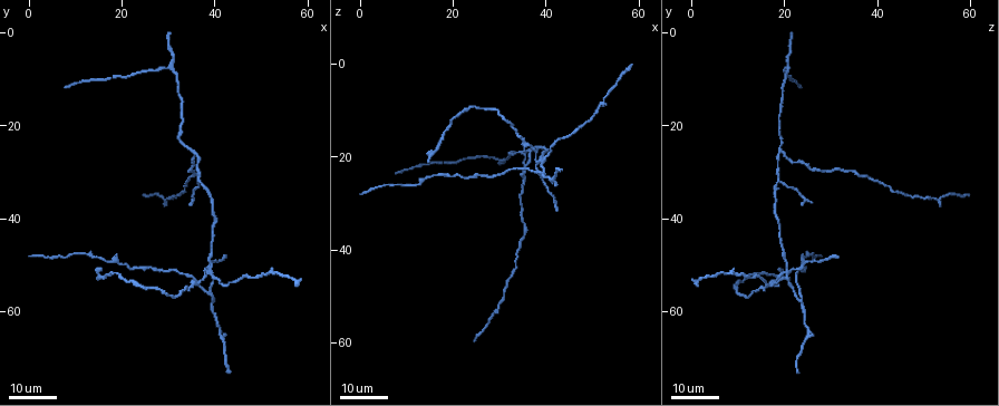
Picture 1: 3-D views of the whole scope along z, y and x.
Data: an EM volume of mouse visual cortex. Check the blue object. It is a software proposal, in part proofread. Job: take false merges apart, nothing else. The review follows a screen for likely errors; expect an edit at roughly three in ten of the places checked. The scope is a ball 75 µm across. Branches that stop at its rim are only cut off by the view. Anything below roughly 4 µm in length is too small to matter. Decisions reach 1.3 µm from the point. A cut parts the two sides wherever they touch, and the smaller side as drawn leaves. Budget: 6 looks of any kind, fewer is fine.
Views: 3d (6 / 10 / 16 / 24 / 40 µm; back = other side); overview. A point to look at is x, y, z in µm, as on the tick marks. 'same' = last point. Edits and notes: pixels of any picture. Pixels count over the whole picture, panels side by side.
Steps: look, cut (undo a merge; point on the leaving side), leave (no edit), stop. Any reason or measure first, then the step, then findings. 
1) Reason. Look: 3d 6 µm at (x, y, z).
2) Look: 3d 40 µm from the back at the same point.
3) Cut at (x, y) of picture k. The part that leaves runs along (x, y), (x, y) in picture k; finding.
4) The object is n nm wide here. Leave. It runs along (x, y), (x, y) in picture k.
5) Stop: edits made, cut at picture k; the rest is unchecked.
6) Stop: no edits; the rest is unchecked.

Three arms meet. Look: 3d 16 µm at (30.0, 7.0, 20.5).

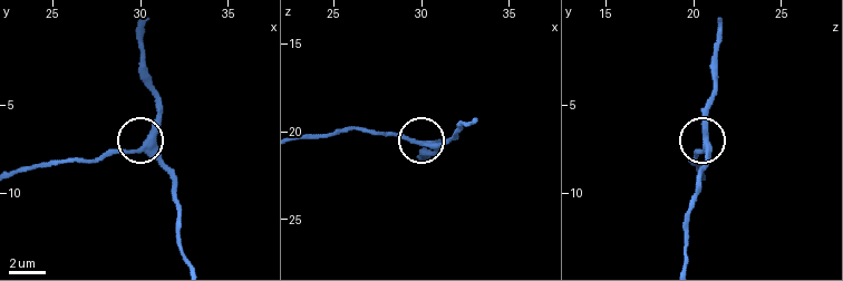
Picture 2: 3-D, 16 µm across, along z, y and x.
Look: 3d 10 µm at (30.1, 7.6, 20.8).

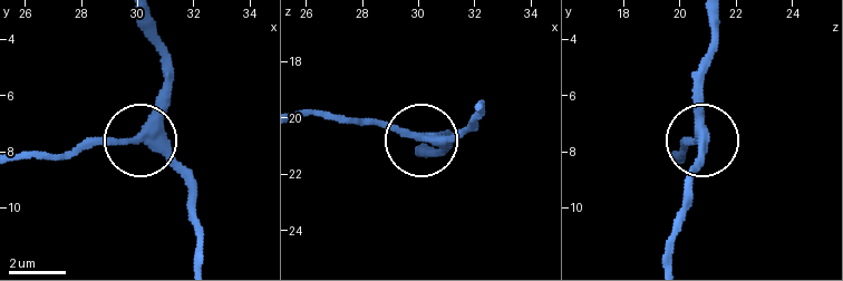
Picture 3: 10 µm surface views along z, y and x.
3 arms meet here. Leave. It runs along (201, 258), (191, 185), (143, 135), (170, 80) in picture 3; continuous, no second neuron.

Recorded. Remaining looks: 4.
Arms part here. Look: 3d 24 µm at (35.5, 25.0, 19.0).

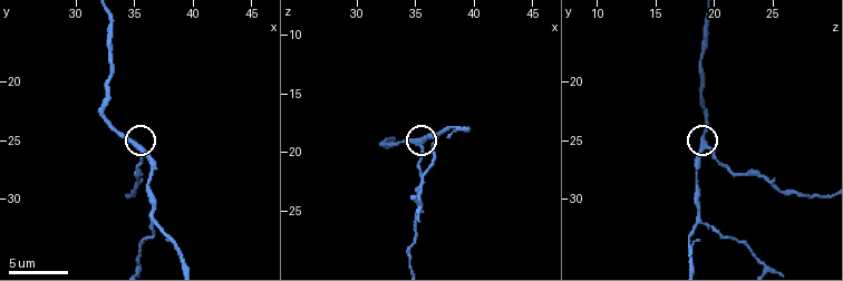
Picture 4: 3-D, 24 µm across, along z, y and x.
Look: 3d 6 µm at (35.4, 25.8, 19.4).

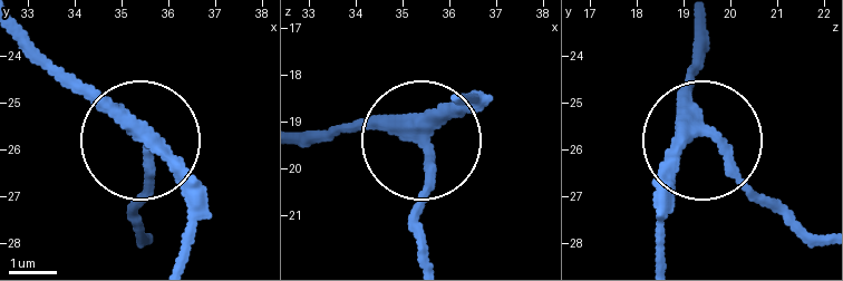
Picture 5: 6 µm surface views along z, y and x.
The object is 280 nm wide here. Leave. It runs along (662, 262), (662, 178), (698, 127), (687, 95), (698, 27) in picture 5; all the same neuron.

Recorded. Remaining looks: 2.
Three arms meet. Look: 3d 24 µm at (39.0, 52.0, 20.5).

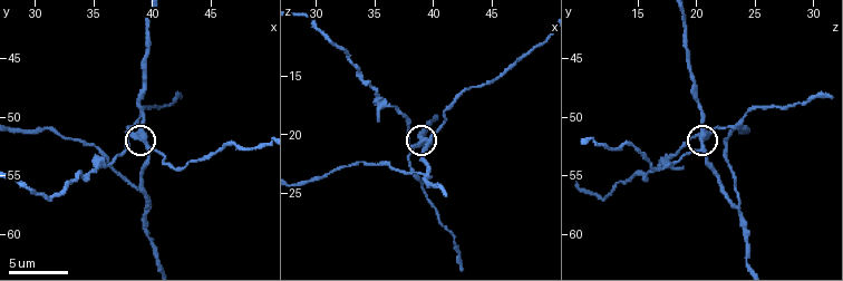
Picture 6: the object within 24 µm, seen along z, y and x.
Look: 3d 6 µm at (39.0, 51.6, 20.8).

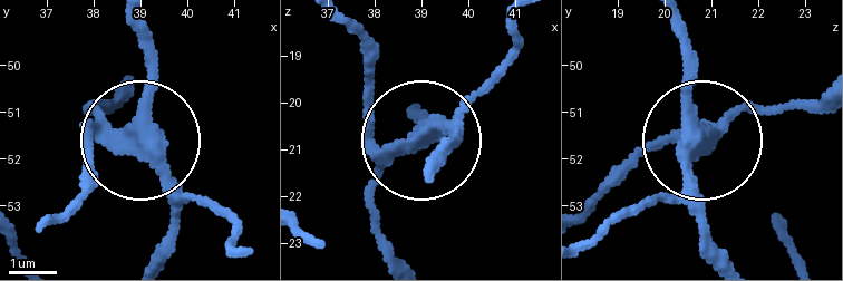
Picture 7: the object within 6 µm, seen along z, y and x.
3 arms meet here. Cut at (90, 148) of picture 7. The part that leaves runs along (132, 133), (88, 133), (88, 170), (64, 205) in picture 7; a second neuron is stuck on.

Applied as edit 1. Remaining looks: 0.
Stop: edits made, cut at picture 7; the rest is unchecked.

